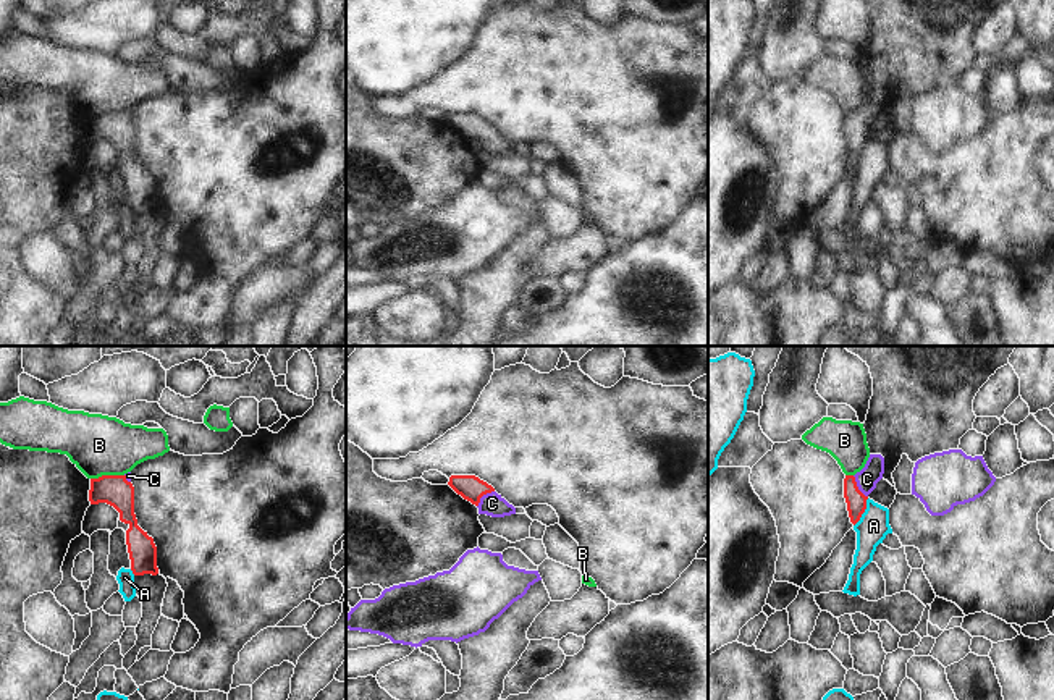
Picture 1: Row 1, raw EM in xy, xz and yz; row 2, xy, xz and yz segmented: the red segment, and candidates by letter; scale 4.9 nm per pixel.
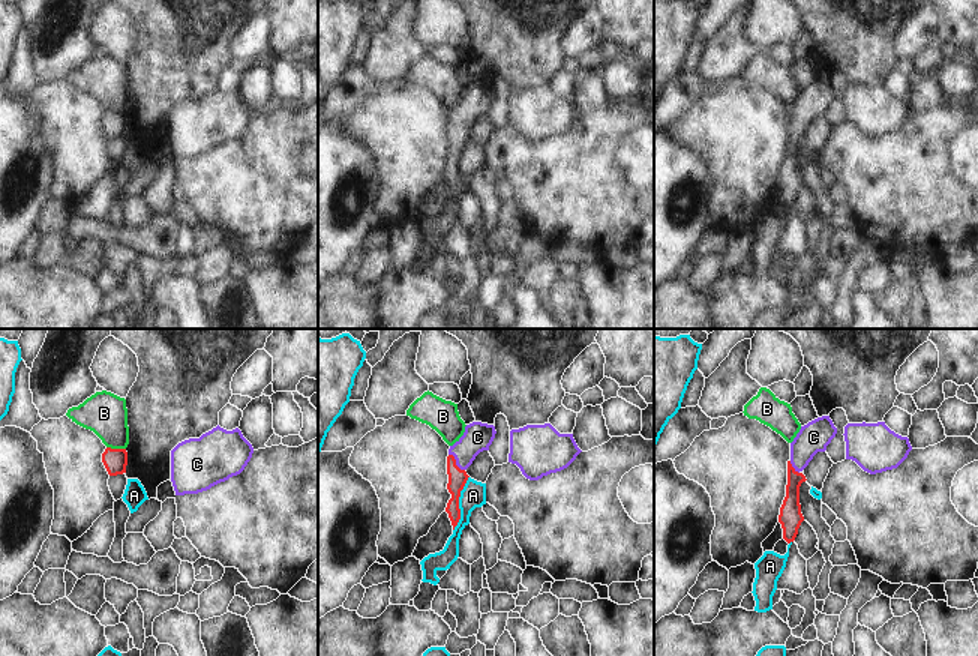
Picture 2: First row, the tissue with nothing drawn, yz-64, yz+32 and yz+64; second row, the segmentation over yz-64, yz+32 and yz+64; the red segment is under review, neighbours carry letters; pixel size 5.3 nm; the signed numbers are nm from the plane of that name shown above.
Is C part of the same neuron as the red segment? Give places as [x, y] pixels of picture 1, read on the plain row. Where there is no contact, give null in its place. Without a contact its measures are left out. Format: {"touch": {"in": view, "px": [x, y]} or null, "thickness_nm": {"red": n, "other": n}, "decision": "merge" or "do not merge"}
{"touch": {"in": "yz", "px": [857, 125]}, "thickness_nm": {"red": 100, "other": 110}, "decision": "merge"}

